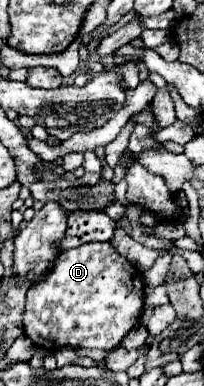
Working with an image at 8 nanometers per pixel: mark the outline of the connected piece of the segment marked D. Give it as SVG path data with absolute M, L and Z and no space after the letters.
M86 243L62 251L50 275L30 285L26 293L24 333L36 347L48 351L62 347L110 351L138 325L142 305L142 273L110 243Z

